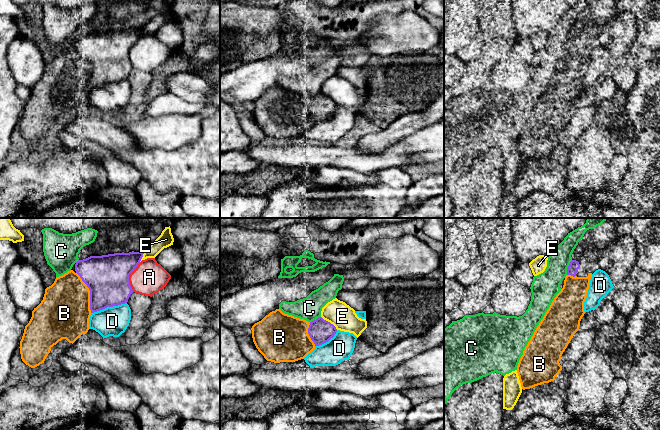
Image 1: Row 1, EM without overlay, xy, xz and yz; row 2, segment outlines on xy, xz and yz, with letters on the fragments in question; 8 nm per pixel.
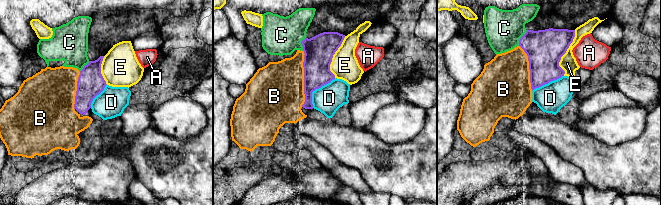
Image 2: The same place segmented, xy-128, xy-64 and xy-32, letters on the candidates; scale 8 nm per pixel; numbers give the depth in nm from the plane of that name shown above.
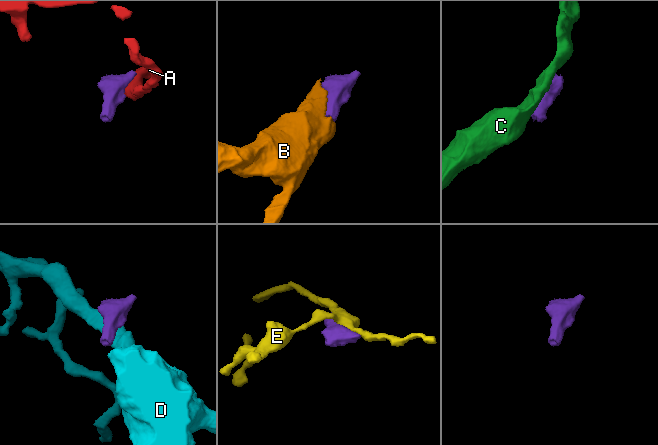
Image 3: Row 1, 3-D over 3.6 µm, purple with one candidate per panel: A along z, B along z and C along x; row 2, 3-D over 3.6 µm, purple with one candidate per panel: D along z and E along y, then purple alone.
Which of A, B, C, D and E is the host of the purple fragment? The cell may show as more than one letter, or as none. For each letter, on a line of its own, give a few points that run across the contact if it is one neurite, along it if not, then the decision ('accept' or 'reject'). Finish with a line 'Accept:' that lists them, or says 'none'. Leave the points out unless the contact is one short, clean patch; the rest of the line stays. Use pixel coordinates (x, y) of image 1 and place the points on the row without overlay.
A: line xy (140, 38), (129, 51), (129, 61), (132, 67); reject
B: accept
C: reject
D: reject
E: reject
Accept: B

